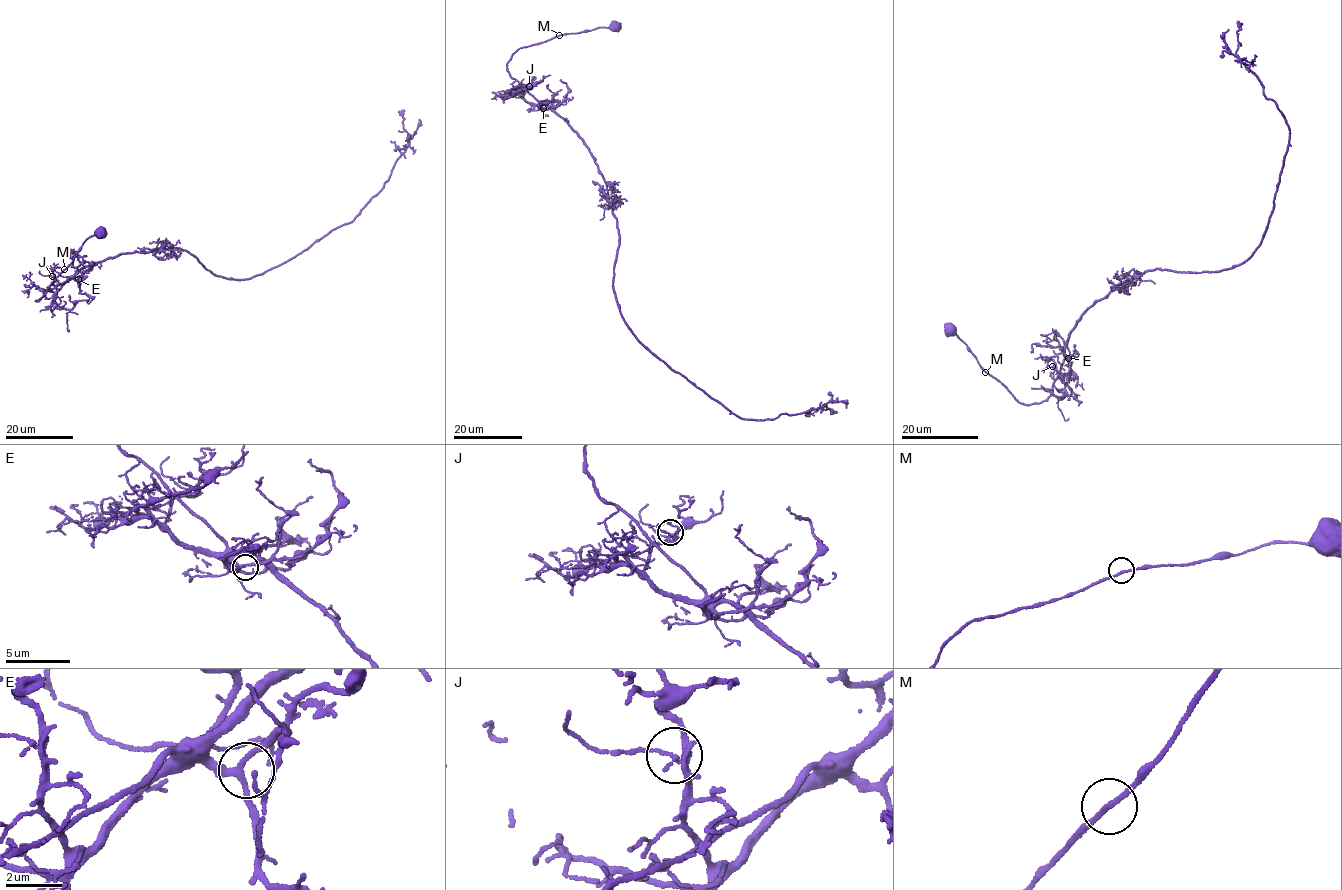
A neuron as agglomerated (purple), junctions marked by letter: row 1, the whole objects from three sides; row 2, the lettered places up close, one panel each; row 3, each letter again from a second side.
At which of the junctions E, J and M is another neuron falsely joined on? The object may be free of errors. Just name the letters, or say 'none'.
none

